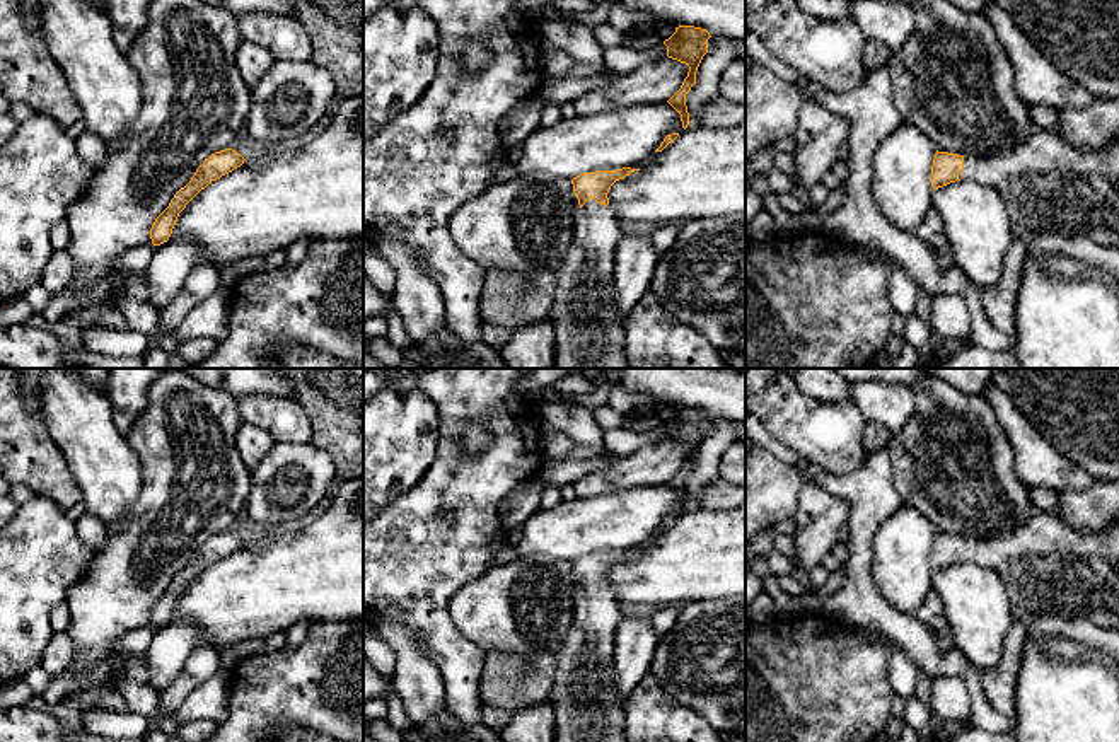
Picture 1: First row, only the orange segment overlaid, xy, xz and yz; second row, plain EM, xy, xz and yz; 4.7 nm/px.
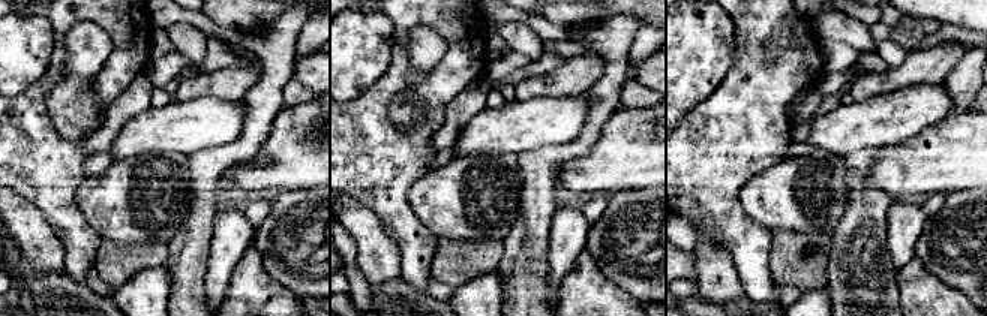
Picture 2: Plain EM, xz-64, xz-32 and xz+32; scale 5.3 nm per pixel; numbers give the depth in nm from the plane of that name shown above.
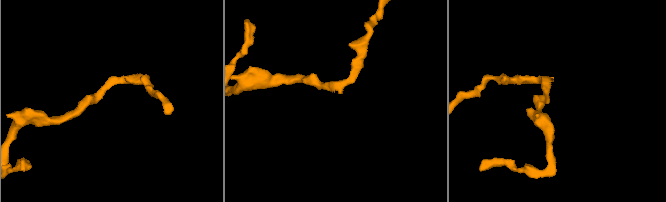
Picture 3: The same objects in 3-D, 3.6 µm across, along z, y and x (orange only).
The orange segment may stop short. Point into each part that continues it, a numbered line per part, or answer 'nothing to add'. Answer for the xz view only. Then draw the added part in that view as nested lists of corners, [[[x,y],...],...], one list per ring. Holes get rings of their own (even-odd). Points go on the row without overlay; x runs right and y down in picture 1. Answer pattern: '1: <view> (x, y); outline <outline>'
1: xz (587, 707); outline [[[590,580],[578,592],[548,694],[556,742],[628,742],[614,677],[614,633],[621,619],[619,604],[606,587]]]

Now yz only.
1: yz (1046, 567); outline [[[1035,508],[1030,520],[1008,536],[965,537],[959,561],[991,568],[1005,583],[1018,617],[1044,612],[1119,629],[1119,522],[1104,532],[1085,534],[1052,512]]]

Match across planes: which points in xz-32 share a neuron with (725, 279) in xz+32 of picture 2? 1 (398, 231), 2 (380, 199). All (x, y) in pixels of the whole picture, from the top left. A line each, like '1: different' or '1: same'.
1: different
2: different

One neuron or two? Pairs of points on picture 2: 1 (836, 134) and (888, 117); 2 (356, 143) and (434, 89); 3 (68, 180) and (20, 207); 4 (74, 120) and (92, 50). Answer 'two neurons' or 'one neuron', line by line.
1: one neuron
2: one neuron
3: two neurons
4: one neuron

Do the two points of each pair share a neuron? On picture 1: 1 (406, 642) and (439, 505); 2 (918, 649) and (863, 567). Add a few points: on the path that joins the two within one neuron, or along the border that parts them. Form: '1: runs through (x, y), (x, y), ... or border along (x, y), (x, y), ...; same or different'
1: border along (381, 618), (403, 623), (418, 647), (434, 662); different
2: runs through (898, 628), (863, 594), (863, 587); same

